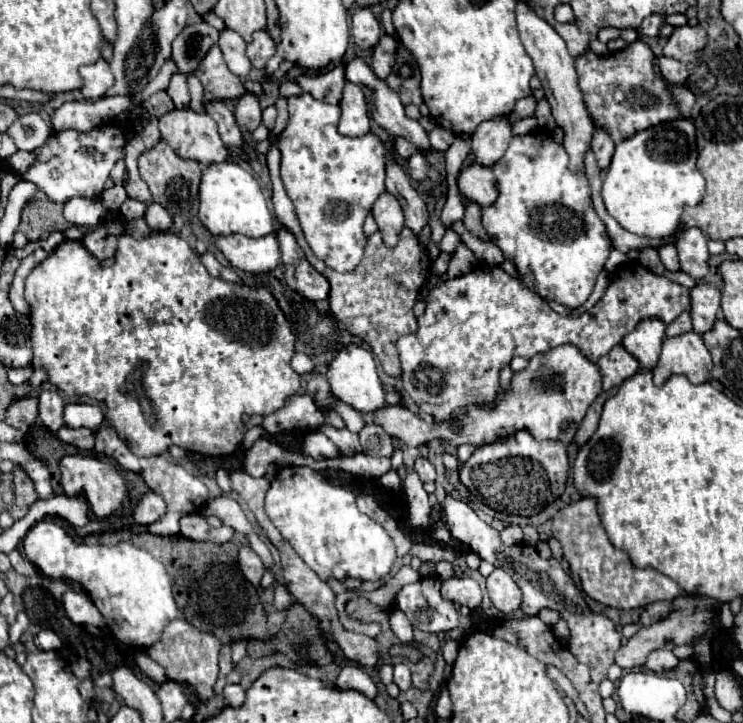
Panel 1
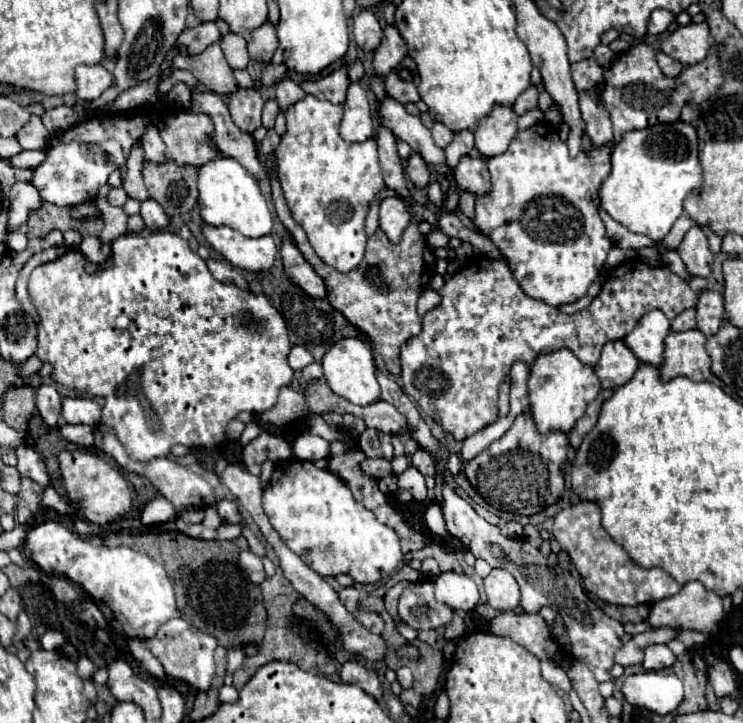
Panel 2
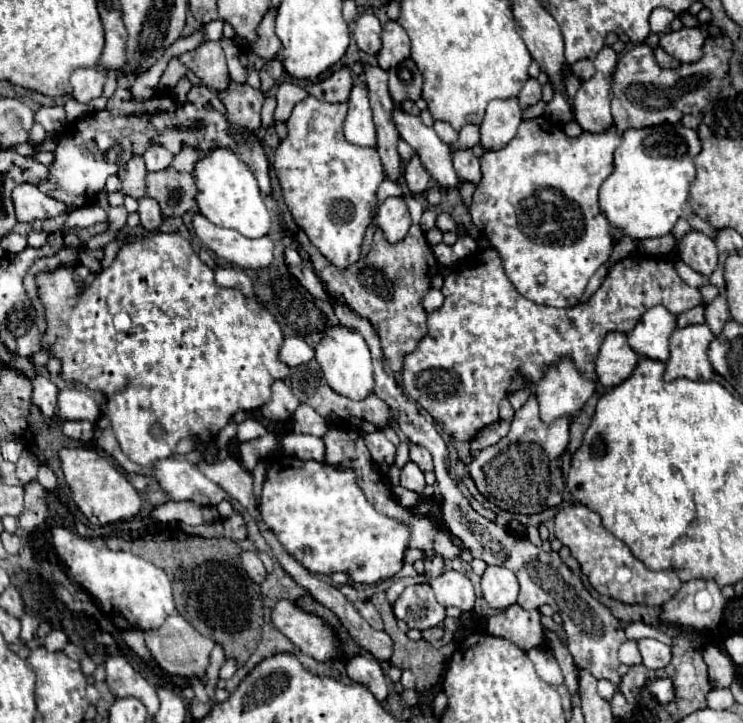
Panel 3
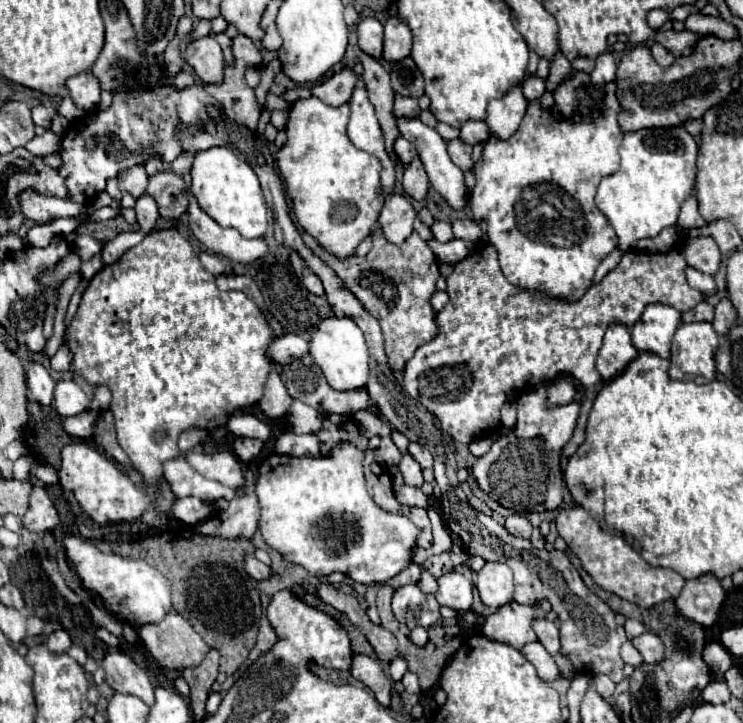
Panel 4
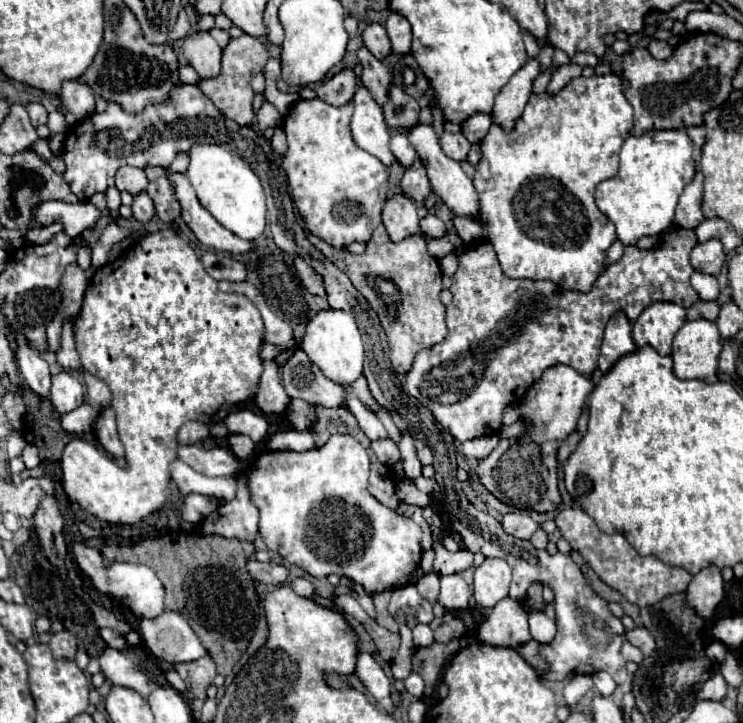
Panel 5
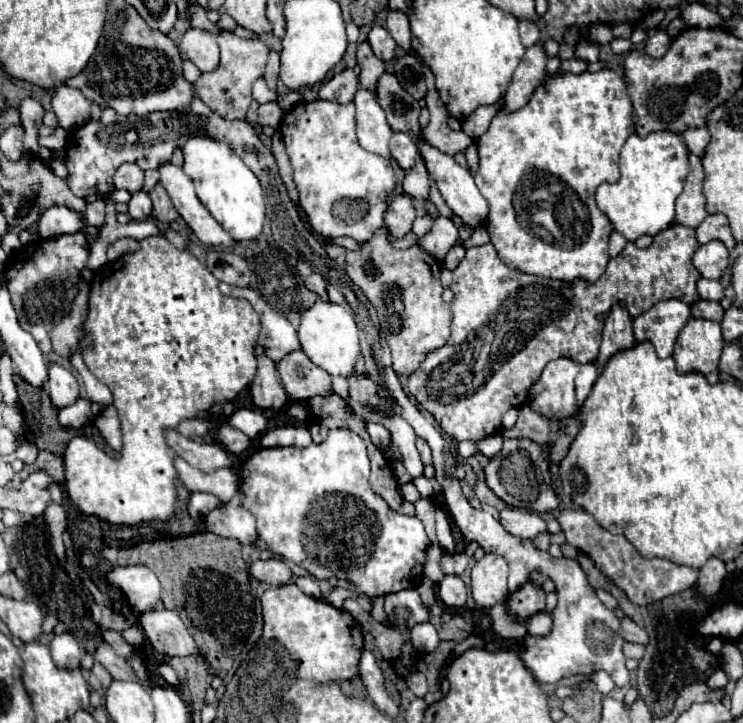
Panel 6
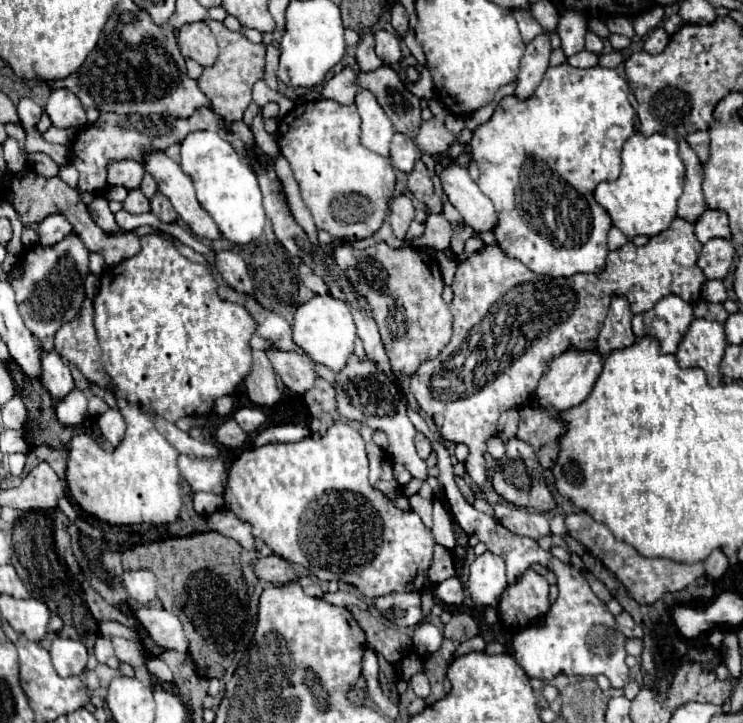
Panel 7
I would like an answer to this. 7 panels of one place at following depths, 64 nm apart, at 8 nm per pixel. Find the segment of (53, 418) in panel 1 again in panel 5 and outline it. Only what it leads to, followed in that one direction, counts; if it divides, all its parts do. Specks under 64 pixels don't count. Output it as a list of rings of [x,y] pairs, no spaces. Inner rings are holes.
[[[14,332],[18,346],[16,350],[16,360],[18,360],[18,370],[20,370],[20,378],[24,388],[28,388],[30,392],[34,392],[40,398],[48,398],[50,394],[50,386],[52,386],[52,374],[48,370],[48,364],[40,358],[38,350],[34,350],[26,338],[22,338],[22,334]]]

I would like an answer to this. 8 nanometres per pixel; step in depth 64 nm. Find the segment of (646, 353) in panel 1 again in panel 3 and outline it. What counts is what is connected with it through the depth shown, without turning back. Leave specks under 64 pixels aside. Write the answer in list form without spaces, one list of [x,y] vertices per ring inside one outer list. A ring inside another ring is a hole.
[[[654,306],[646,310],[636,328],[628,332],[628,344],[638,356],[666,362],[668,338],[674,328],[676,328],[676,318],[664,306]]]

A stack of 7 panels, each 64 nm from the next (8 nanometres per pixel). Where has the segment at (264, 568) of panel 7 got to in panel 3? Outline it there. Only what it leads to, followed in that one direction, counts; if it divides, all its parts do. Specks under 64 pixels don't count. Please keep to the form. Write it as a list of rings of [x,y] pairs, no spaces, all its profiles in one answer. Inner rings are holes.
[[[242,552],[242,566],[246,570],[246,574],[254,580],[254,582],[262,582],[266,578],[266,570],[264,570],[264,564],[260,562],[260,558],[254,554],[254,552]]]

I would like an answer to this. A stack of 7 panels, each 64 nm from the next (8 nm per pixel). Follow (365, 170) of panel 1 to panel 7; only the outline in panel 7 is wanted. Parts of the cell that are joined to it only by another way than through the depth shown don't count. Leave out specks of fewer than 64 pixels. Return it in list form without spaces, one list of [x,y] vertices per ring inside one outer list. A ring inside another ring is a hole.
[[[316,100],[294,106],[280,122],[278,122],[278,146],[286,160],[292,166],[294,178],[300,186],[302,200],[308,206],[316,228],[326,230],[336,238],[364,240],[378,232],[382,226],[388,202],[394,194],[394,168],[388,158],[366,150],[360,144],[360,118],[356,106],[342,106],[334,100]]]

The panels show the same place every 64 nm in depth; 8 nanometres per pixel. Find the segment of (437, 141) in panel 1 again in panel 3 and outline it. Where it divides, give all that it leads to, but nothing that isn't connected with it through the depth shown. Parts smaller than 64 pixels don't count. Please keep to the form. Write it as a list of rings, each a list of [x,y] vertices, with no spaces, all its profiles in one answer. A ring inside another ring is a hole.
[[[434,122],[434,132],[438,134],[438,138],[440,138],[444,144],[452,144],[452,142],[456,142],[456,138],[458,138],[458,132],[456,132],[450,124],[446,124],[446,122]]]

